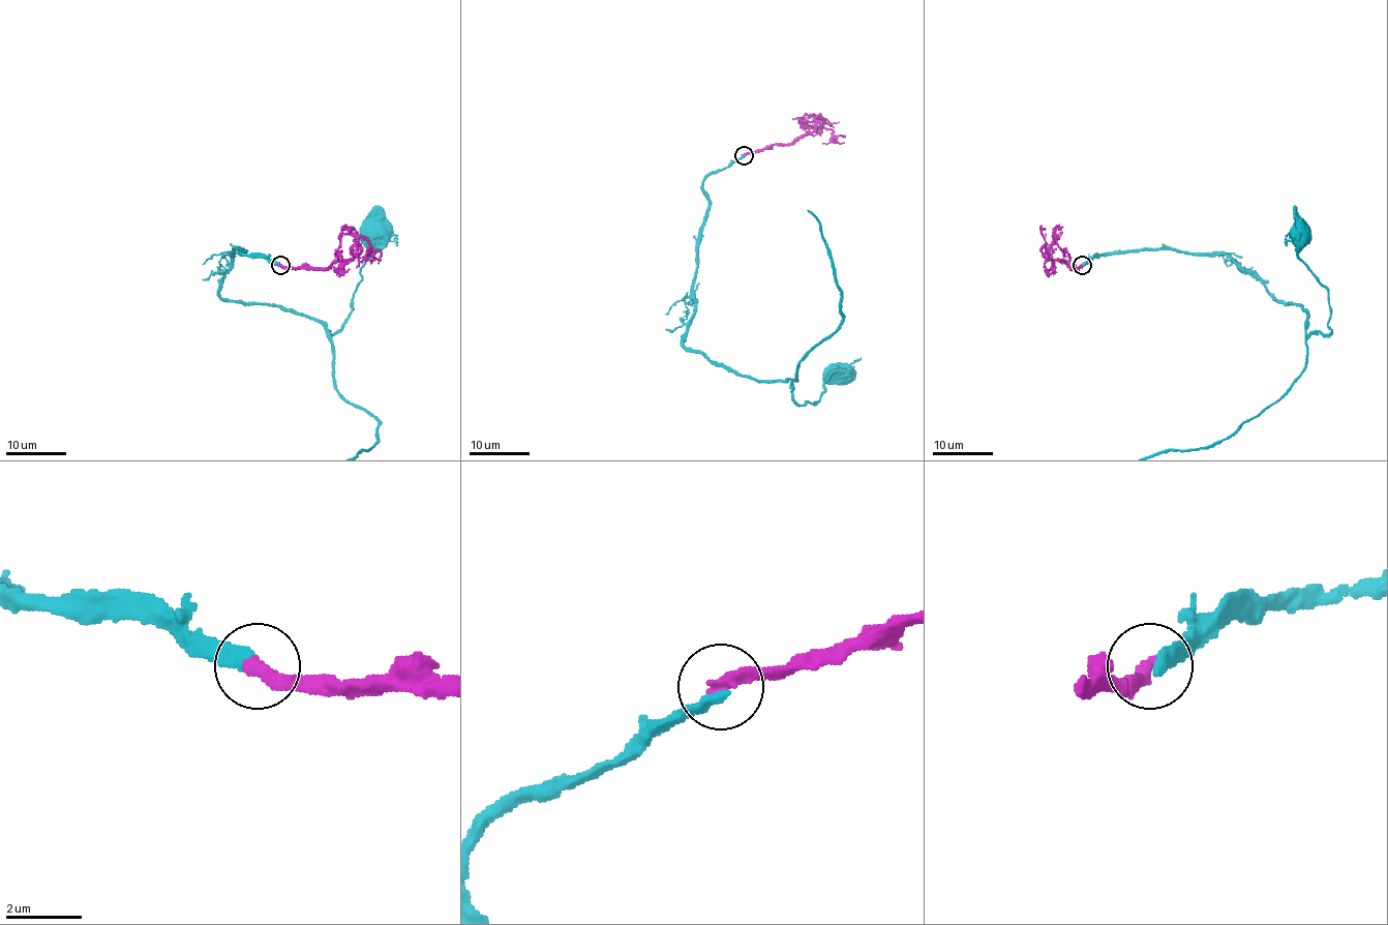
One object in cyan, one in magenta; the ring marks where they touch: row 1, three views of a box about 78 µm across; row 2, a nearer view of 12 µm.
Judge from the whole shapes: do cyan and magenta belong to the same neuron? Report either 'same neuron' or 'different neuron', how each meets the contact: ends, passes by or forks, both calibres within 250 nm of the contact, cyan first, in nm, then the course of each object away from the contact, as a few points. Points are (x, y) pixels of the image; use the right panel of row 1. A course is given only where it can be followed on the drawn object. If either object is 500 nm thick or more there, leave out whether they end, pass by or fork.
same neuron; cyan ends there; magenta ends there; 380 nm thick on the cyan side, 400 nm on the other; cyan runs (1082, 265), (1229, 255), (1301, 307), (1306, 332), (1330, 332), (1327, 290), (1298, 258), (1306, 232); magenta runs (1082, 265), (1072, 268), (1065, 262), (1053, 261), (1049, 251), (1053, 236), (1062, 250), (1061, 264)

